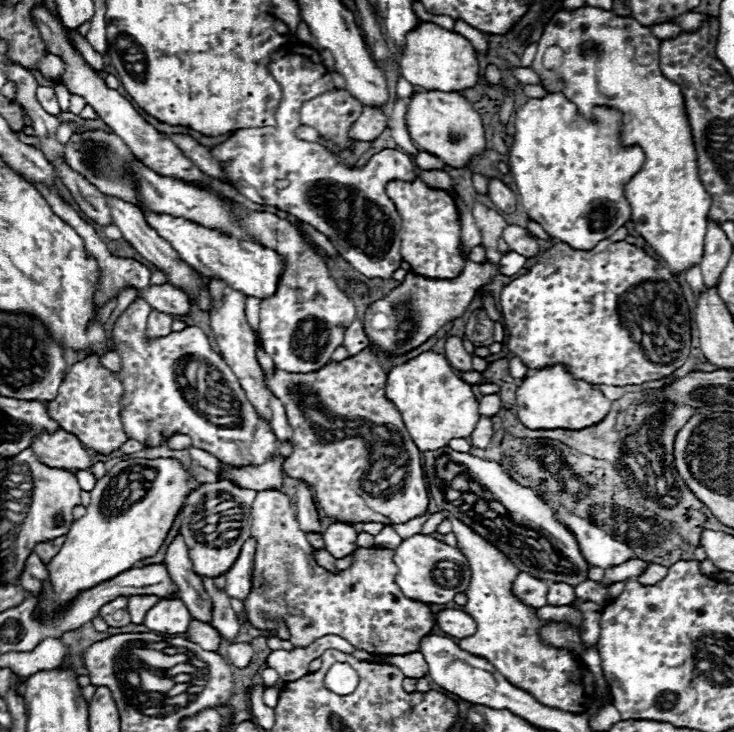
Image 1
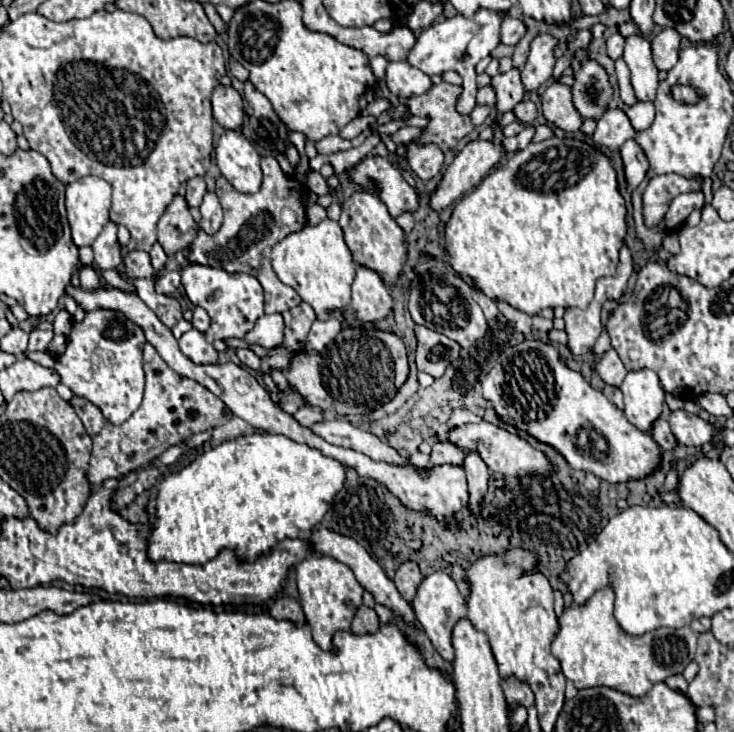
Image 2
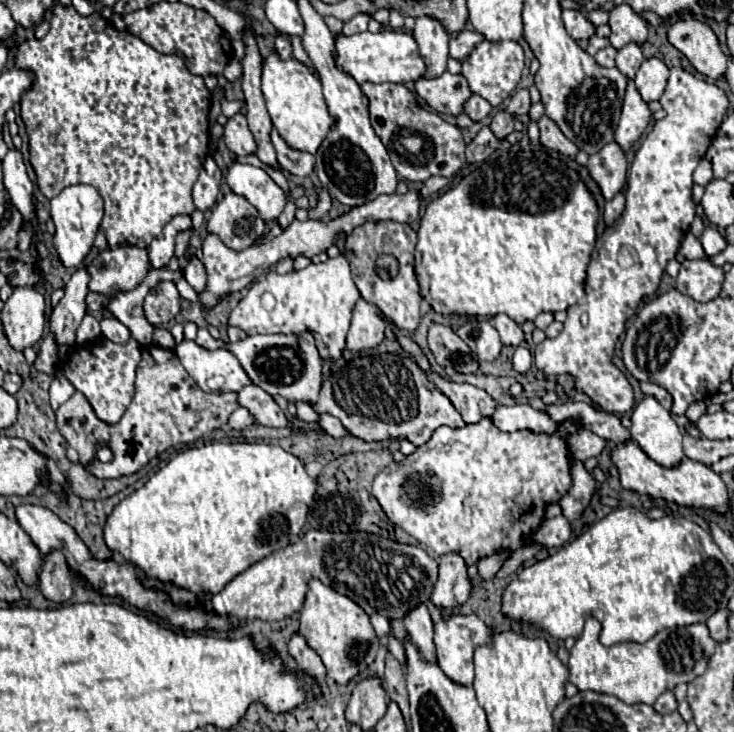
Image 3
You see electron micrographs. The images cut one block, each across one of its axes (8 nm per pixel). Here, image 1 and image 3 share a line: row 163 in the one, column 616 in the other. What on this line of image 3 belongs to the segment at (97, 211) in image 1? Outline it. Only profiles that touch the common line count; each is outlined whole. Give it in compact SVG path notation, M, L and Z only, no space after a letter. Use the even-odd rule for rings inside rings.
M630 42L626 44L624 48L618 50L616 54L616 68L628 76L628 78L634 78L634 74L638 72L638 66L642 64L644 56L642 56L642 46L636 44L636 42Z

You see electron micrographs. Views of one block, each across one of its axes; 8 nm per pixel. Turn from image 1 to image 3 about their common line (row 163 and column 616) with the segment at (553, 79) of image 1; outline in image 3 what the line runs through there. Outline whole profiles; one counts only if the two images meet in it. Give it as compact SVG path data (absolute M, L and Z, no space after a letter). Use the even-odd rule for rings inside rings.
M586 618L584 632L576 640L574 648L570 650L570 660L568 660L570 682L578 690L594 690L594 692L612 694L626 704L642 702L642 704L652 706L664 690L674 690L674 686L680 682L692 682L696 676L700 676L706 670L708 656L714 652L714 646L716 646L716 642L708 634L706 624L690 624L690 626L682 626L682 628L662 630L646 644L614 644L608 648L604 648L600 644L600 630L602 630L602 624L596 618Z

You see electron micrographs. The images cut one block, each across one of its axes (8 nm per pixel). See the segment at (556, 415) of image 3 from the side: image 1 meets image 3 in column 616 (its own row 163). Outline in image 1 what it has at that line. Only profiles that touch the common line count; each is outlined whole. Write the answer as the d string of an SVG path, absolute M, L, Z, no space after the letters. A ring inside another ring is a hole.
M420 152L414 162L416 162L418 168L422 168L422 170L432 170L432 168L444 170L444 168L442 168L442 160L436 158L436 156L432 156L432 154L428 154L428 152Z

